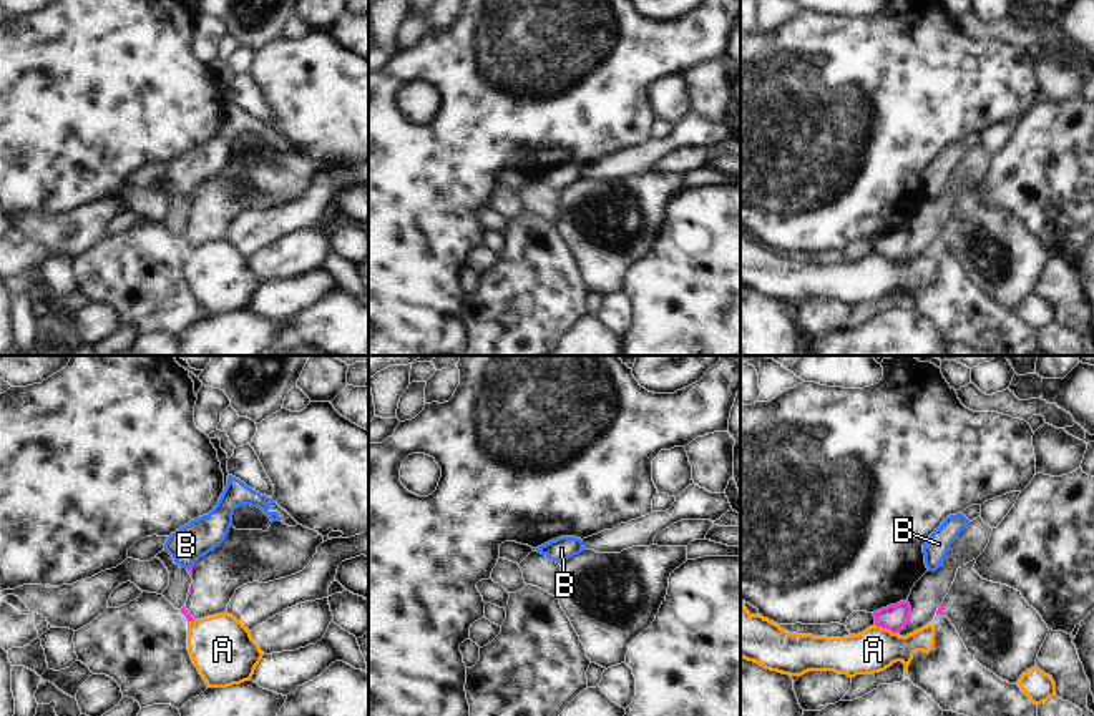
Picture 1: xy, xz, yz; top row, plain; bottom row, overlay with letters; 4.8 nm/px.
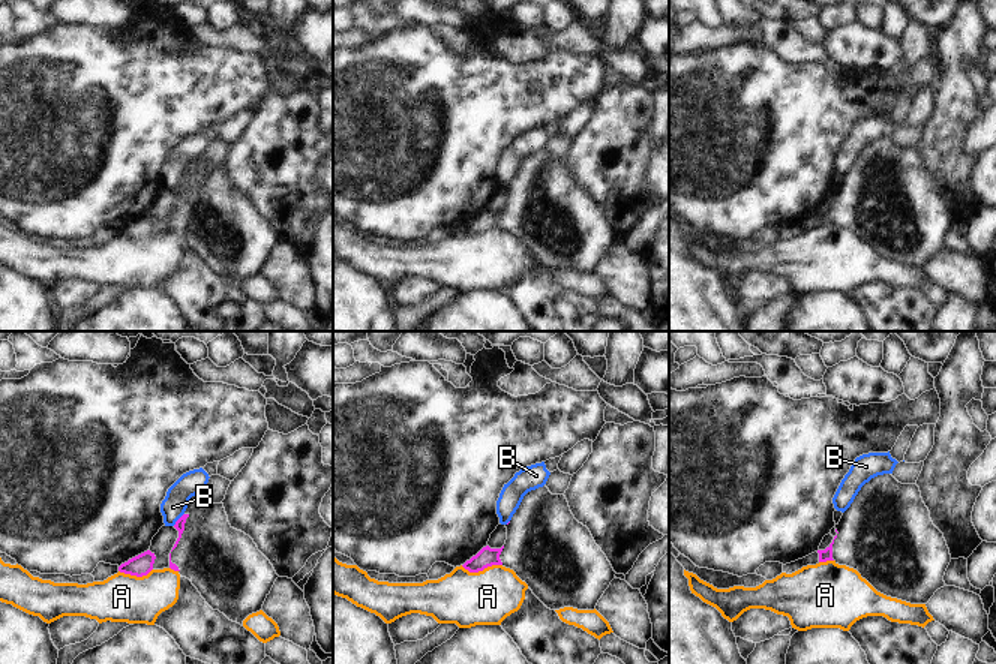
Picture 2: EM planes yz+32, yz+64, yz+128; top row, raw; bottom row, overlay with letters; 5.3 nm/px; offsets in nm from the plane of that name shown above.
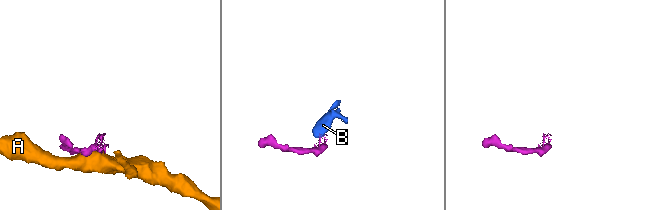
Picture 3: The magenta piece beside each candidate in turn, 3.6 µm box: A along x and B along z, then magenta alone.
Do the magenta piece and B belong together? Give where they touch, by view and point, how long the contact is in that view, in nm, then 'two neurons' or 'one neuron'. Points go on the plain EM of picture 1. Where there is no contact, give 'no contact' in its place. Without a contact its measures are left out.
meets magenta in xy at (191, 195); contact 50 nm long; two neurons

